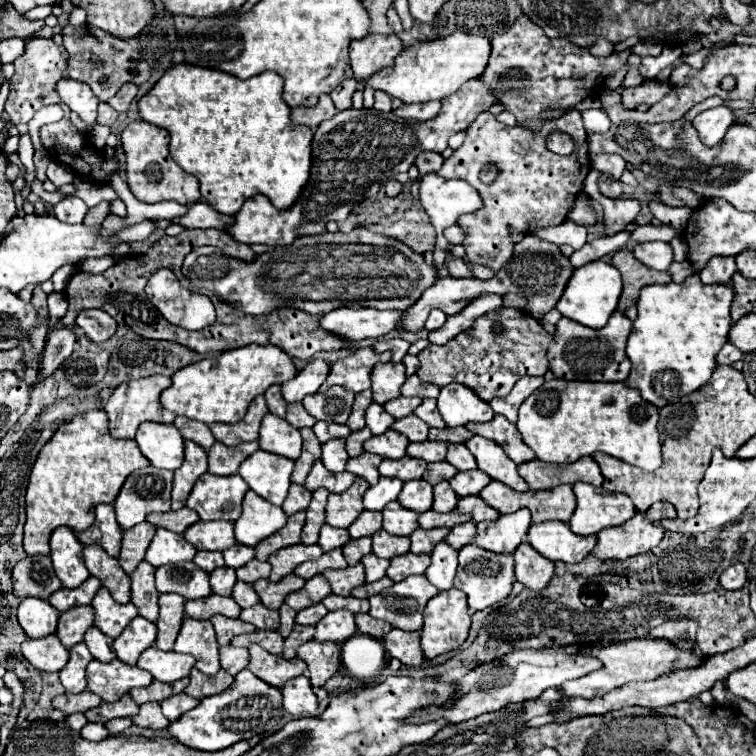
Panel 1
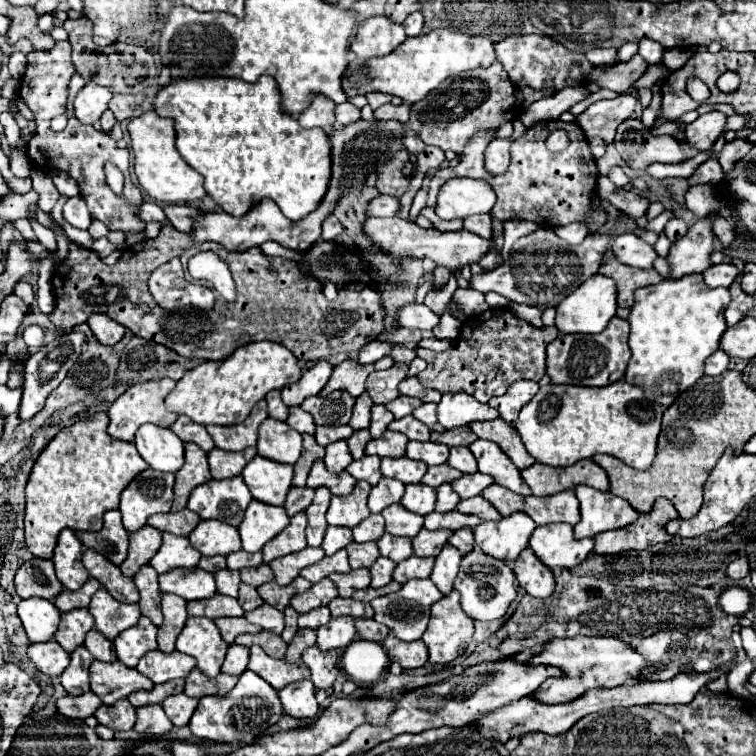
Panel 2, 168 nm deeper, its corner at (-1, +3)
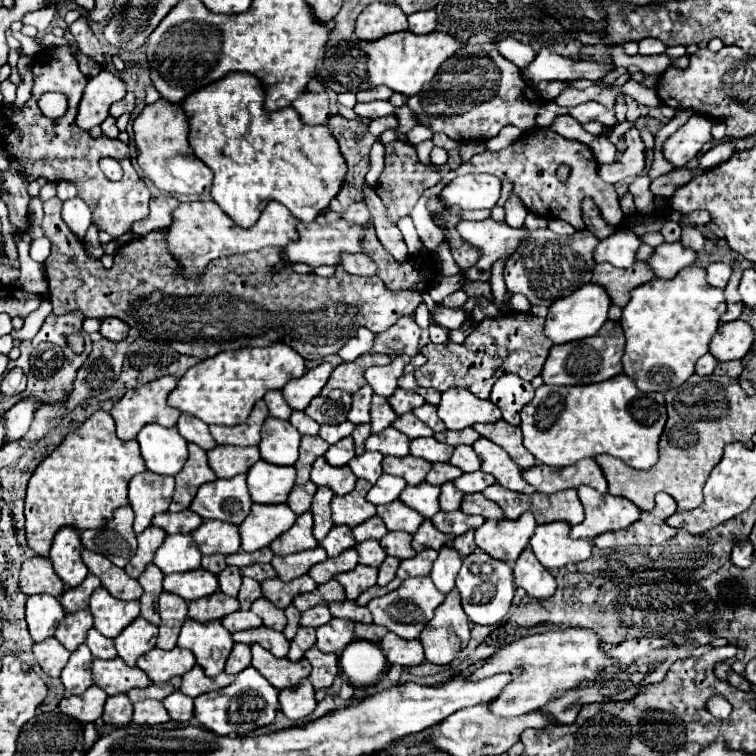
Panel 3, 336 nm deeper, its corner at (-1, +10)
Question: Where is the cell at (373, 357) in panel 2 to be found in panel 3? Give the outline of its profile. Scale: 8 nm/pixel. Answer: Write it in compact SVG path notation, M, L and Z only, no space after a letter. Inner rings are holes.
M360 328L356 332L356 336L350 338L346 342L346 346L338 354L340 354L340 358L344 362L354 362L358 356L370 352L372 350L372 344L374 344L374 334L370 330L366 330L366 328Z

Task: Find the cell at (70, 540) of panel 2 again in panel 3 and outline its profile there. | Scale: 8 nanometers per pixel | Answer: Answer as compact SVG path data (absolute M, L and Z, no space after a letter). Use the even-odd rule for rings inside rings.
M70 526L58 530L58 534L54 536L50 560L54 564L54 572L70 588L82 584L82 580L88 576L88 568L82 562L80 532Z

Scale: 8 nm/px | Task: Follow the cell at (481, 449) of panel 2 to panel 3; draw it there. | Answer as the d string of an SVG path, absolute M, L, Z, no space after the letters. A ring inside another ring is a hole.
M480 438L472 448L482 462L482 470L486 474L492 474L500 486L522 494L534 494L534 486L524 482L522 470L514 466L514 462L510 462L510 456L502 448L494 446L494 442Z

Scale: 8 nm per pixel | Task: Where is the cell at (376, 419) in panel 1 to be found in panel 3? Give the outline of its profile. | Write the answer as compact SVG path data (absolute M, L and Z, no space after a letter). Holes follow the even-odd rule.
M374 394L372 396L372 420L370 420L370 426L372 426L372 432L382 432L384 428L388 428L394 420L396 420L396 412L390 408L388 400Z

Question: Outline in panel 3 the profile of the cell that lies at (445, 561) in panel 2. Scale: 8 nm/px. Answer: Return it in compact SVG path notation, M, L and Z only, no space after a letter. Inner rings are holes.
M448 546L440 548L438 558L434 560L430 578L442 594L448 594L454 588L454 580L458 576L460 564L462 564L462 558L452 548L448 548Z

